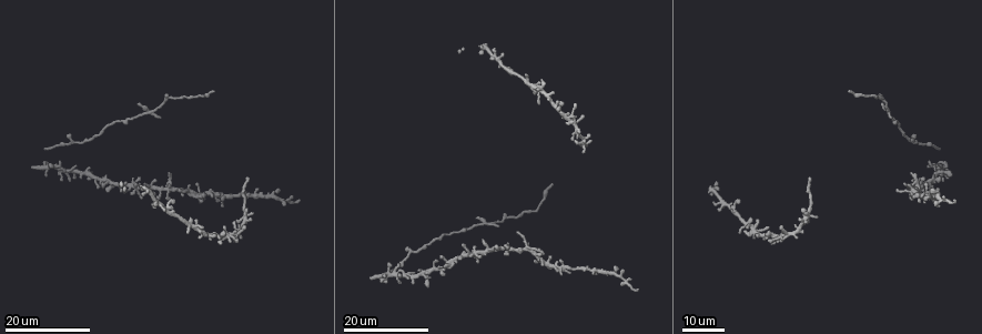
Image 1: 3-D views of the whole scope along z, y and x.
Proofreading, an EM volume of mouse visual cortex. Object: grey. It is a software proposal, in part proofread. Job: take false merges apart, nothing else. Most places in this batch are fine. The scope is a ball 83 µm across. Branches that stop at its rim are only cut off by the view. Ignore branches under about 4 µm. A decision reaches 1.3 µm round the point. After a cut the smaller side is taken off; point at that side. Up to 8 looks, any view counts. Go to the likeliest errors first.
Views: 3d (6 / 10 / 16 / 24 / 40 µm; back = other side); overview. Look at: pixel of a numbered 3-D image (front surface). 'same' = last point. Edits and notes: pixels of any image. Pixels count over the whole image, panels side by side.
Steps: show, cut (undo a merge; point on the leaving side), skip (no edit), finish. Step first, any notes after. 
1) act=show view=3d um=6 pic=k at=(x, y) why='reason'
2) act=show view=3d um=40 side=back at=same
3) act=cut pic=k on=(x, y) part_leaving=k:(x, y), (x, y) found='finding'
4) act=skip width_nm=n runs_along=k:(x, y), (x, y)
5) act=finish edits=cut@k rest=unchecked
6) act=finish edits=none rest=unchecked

act=show view=3d um=24 pic=1 at=(524, 249) why='four or more arms meet'

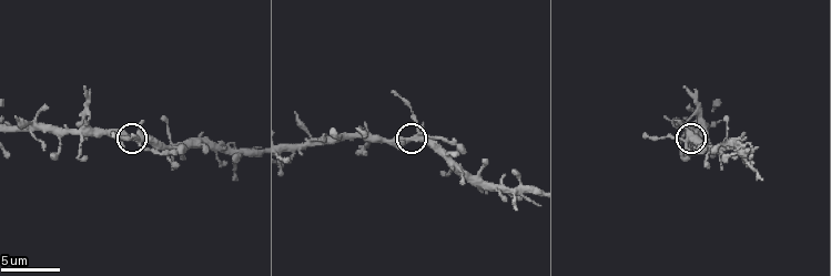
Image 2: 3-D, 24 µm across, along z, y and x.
act=show view=3d um=10 pic=2 at=(687, 138)

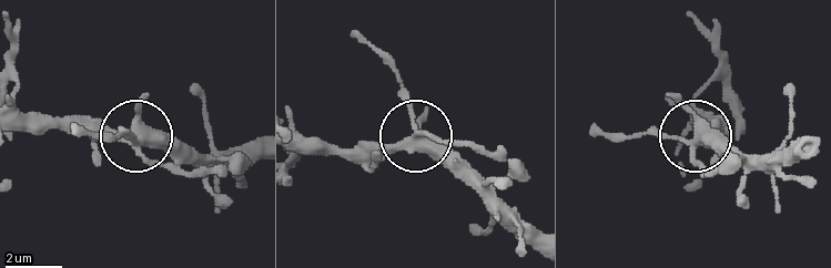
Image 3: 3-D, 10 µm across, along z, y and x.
act=skip runs_along=3:(295, 144), (353, 151), (411, 144), (417, 122), (388, 60) found='all the same neuron'

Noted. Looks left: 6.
act=show view=3d um=10 pic=2 at=(86, 127) why='four arms meet'

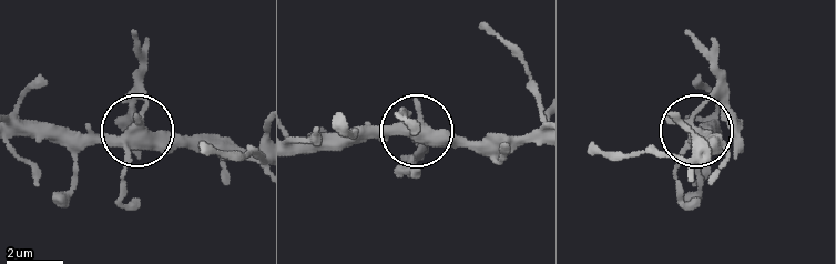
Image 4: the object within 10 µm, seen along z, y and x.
act=cut pic=4 on=(408, 166) arms=4 part_leaving=4:(140, 112), (145, 58), (133, 31) found='two neurons meet here'

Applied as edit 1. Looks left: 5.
act=show view=3d um=10 pic=2 at=(312, 136) why='four or more arms meet'

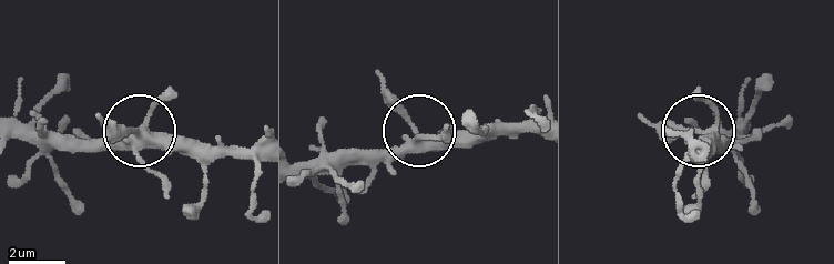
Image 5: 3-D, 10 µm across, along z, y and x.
act=show view=3d um=6 pic=5 at=(415, 128)

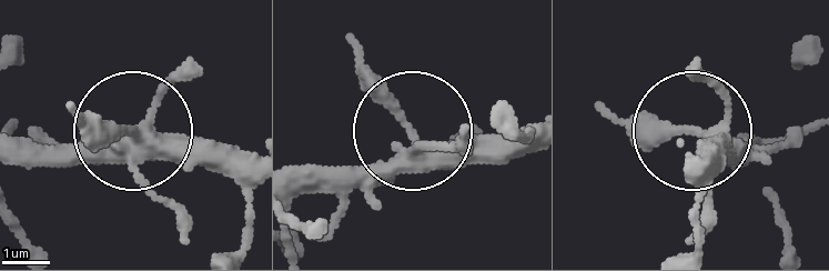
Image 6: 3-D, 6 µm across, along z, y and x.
act=skip runs_along=6:(299, 199), (359, 183), (411, 128), (351, 36) found='all the same neuron'

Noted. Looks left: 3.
act=show view=3d um=24 pic=1 at=(231, 237) why='small branch off a trunk'

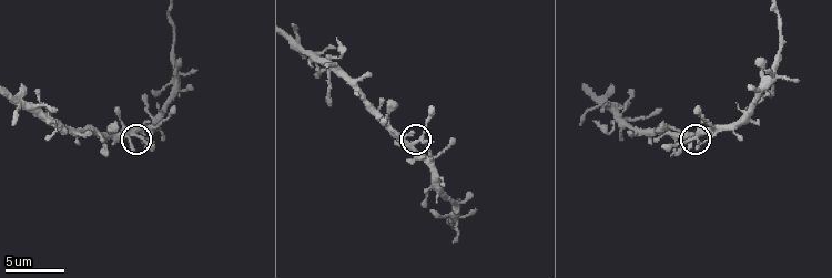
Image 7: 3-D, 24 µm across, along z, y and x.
act=show view=3d um=6 pic=7 at=(416, 140)

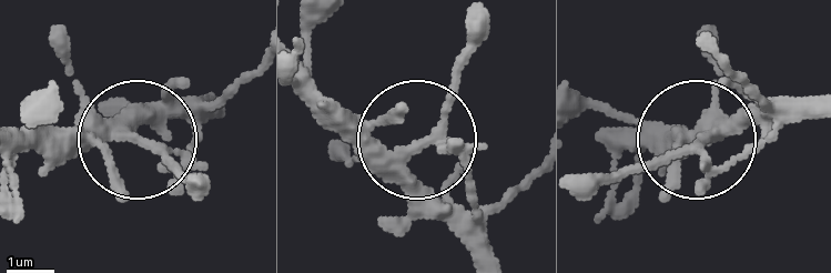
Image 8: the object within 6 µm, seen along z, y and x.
act=skip runs_along=8:(483, 251), (412, 155), (479, 40) found='continuous, no second neuron'

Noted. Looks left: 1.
act=finish edits=cut@4 rest=unchecked

